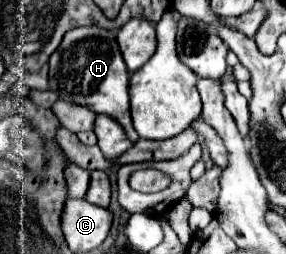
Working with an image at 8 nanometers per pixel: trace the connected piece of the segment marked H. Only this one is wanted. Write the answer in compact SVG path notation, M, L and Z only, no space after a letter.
M82 26L66 32L62 44L50 56L50 90L56 92L60 100L88 106L96 114L112 116L128 132L128 138L136 142L138 134L132 128L128 80L130 72L122 60L114 32L98 26Z

